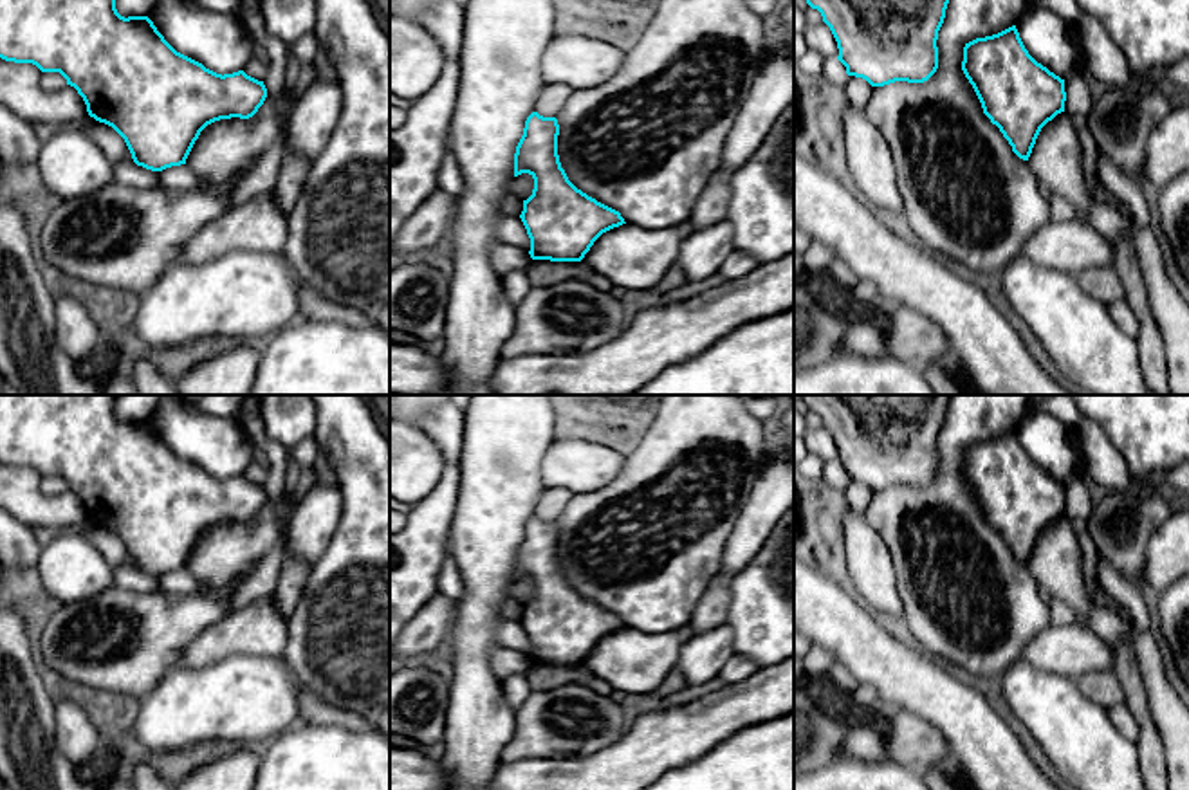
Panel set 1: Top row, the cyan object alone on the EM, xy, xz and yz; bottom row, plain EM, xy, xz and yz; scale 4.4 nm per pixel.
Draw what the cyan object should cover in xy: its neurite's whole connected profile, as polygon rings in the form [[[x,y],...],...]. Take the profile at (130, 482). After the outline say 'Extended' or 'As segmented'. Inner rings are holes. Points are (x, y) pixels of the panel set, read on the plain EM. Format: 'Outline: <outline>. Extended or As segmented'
Outline: [[[0,395],[0,462],[32,467],[41,476],[60,476],[99,527],[112,530],[126,547],[137,570],[162,575],[186,568],[200,536],[220,523],[249,523],[263,509],[263,485],[244,474],[217,478],[202,467],[177,456],[148,420],[121,420],[115,413],[119,395]]]. As segmented

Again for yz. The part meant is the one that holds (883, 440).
Outline: [[[801,395],[830,431],[848,480],[871,491],[895,485],[924,487],[938,473],[938,435],[951,395]]]. As segmented

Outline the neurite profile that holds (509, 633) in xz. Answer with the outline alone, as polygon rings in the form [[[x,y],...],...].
[[[503,619],[496,628],[496,642],[502,648],[530,655],[530,642],[520,620]]]

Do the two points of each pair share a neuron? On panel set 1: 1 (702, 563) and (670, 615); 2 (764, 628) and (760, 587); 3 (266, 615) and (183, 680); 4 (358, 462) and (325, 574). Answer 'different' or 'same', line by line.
1: same
2: same
3: different
4: same

